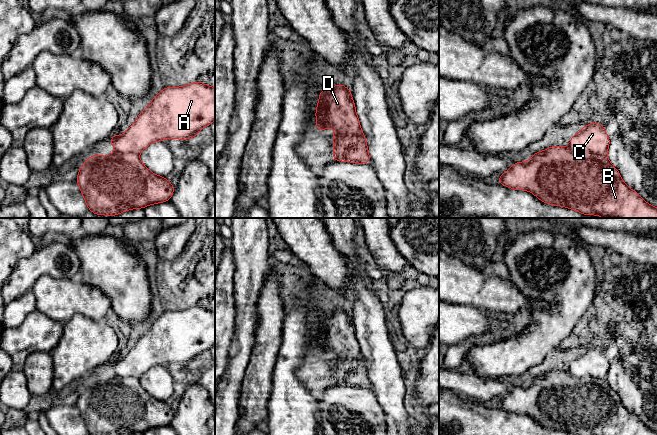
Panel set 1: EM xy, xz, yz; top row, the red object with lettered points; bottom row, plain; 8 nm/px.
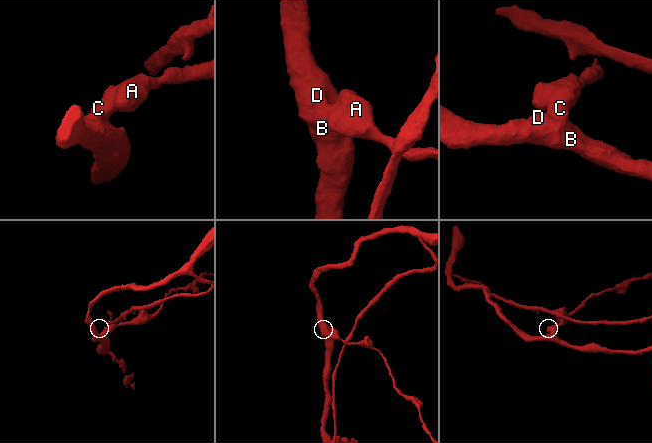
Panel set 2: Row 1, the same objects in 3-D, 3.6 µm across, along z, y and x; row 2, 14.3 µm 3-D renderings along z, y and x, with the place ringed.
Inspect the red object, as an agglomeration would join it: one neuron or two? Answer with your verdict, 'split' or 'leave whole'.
split

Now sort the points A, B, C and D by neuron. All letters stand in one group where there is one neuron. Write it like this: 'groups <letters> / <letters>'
groups A C / B D

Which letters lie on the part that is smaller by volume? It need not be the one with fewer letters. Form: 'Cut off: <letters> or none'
Cut off: A, C

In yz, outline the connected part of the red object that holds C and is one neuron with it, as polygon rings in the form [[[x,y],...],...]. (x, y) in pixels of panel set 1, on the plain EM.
[[[589,347],[575,358],[569,367],[569,372],[576,377],[597,377],[607,379],[610,362],[606,358],[603,348]]]

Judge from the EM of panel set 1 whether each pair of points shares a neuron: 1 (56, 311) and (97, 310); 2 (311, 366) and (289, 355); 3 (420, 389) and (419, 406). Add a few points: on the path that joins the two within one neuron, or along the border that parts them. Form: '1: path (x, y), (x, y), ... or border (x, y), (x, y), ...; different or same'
1: path (66, 307), (87, 307); same
2: border (317, 354), (308, 357), (295, 371), (304, 385); different
3: path (420, 393), (419, 402); same

